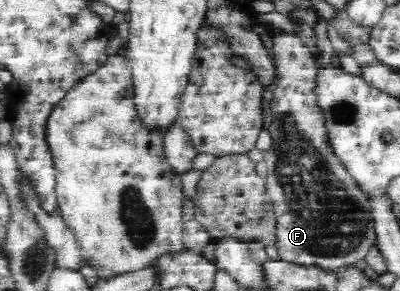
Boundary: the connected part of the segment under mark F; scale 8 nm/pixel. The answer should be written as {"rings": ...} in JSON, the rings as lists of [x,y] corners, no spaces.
{"rings":[[[276,28],[269,32],[278,74],[266,100],[272,111],[268,128],[272,145],[263,154],[267,163],[265,188],[273,201],[279,259],[325,270],[355,264],[376,243],[371,202],[347,175],[327,143],[322,112],[314,99],[314,53],[298,34]]]}

